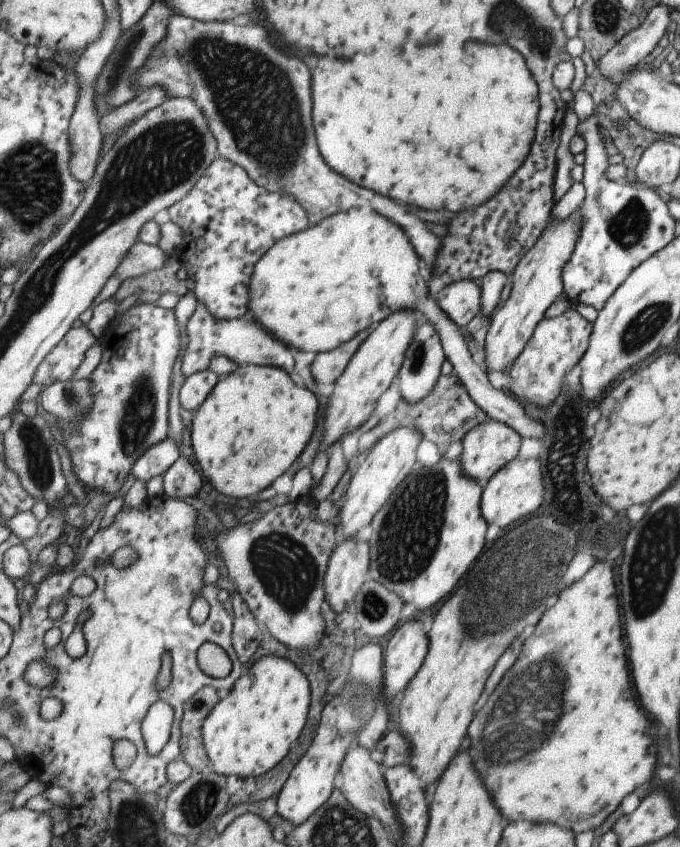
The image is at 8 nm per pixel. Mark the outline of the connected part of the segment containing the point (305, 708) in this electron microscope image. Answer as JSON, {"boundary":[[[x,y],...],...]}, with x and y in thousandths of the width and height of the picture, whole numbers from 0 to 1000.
{"boundary":[[[400,772],[384,776],[360,792],[346,812],[300,852],[300,881],[310,908],[360,920],[400,910],[441,872],[457,834],[459,808],[434,782]]]}

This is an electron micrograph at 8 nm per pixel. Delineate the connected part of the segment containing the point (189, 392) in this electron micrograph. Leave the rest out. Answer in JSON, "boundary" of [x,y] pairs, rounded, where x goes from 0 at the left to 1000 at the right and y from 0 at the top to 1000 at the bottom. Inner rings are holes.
{"boundary":[[[307,436],[279,444],[262,463],[266,479],[287,486],[313,463],[324,447],[324,443]]]}

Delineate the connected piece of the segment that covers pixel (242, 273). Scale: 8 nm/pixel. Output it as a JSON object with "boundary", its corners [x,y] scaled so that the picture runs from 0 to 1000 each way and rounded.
{"boundary":[[[331,187],[313,190],[288,221],[260,241],[247,246],[250,260],[269,272],[269,282],[257,294],[263,299],[266,323],[288,332],[284,346],[299,355],[319,377],[354,377],[368,368],[368,335],[378,311],[419,280],[451,272],[457,264],[451,248],[434,233],[403,228],[379,218],[350,194]]]}

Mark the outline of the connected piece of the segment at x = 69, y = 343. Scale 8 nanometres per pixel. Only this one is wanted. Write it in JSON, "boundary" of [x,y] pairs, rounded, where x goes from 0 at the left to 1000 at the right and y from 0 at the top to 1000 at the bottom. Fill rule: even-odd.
{"boundary":[[[128,385],[106,387],[96,399],[76,413],[59,430],[50,451],[62,457],[99,451],[116,437],[125,425],[125,418],[144,399]]]}

